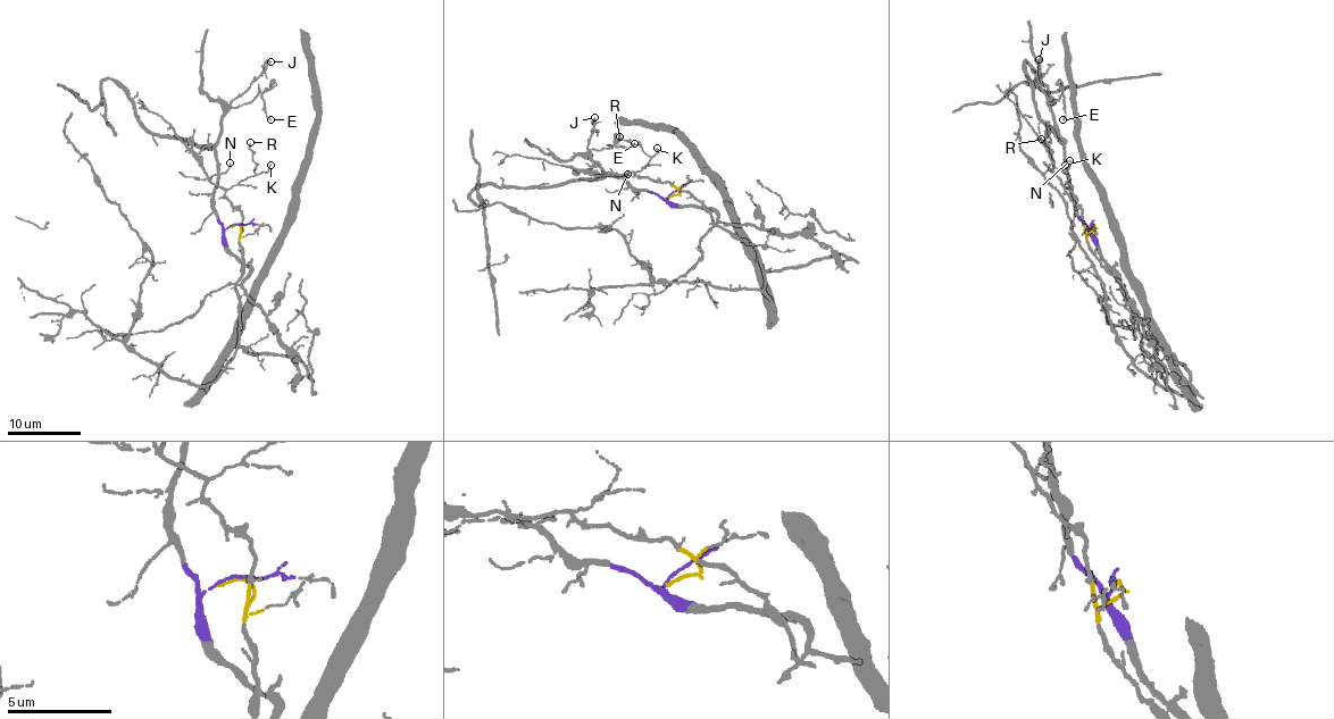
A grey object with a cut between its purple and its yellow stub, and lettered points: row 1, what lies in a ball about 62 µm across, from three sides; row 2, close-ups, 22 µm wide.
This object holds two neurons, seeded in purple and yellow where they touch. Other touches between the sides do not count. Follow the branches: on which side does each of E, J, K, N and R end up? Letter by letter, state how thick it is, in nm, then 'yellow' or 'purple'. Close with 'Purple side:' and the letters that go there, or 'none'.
E: 90 nm | purple
J: 260 nm | purple
K: 130 nm | yellow
N: 100 nm | purple
R: 130 nm | yellow
Purple side: E, J, N

